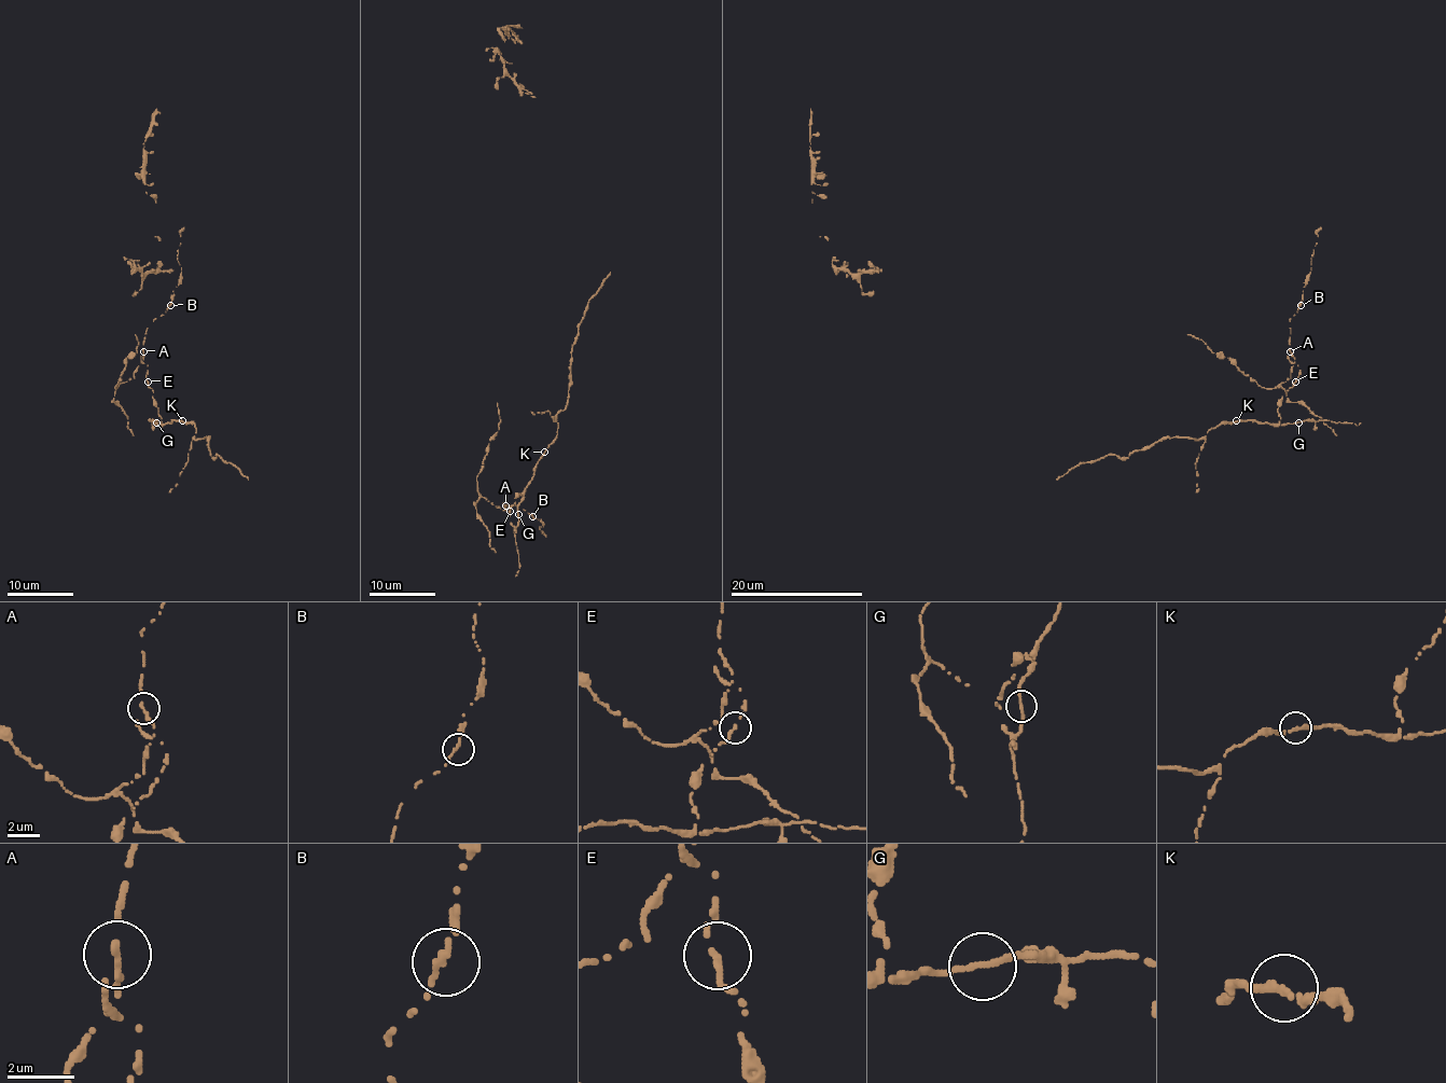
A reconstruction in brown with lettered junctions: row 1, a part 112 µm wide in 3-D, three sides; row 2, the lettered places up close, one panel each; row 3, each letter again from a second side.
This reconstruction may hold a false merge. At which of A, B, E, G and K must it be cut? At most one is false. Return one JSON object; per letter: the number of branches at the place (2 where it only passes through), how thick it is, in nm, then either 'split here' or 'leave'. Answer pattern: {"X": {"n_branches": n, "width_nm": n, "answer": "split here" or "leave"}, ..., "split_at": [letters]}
{"A": {"n_branches": 2, "width_nm": 180, "answer": "split here"}, "B": {"n_branches": 2, "width_nm": 170, "answer": "leave"}, "E": {"n_branches": 2, "width_nm": 170, "answer": "leave"}, "G": {"n_branches": 2, "width_nm": 180, "answer": "leave"}, "K": {"n_branches": 2, "width_nm": 190, "answer": "leave"}, "split_at": ["A"]}

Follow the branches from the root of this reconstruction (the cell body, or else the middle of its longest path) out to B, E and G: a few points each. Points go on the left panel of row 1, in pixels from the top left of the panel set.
B: (225, 462), (210, 455), (207, 438), (194, 438), (194, 424), (163, 424), (148, 386), (144, 333), (170, 305)
E: (225, 462), (219, 455), (210, 455), (207, 438), (194, 438), (194, 424), (182, 420), (161, 422), (148, 382)
G: (225, 462), (219, 455), (210, 455), (207, 438), (194, 438), (194, 424), (182, 420), (156, 422)

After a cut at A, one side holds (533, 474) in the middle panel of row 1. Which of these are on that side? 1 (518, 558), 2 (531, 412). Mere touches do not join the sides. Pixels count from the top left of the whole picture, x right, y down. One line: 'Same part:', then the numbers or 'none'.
Same part: 1, 2

